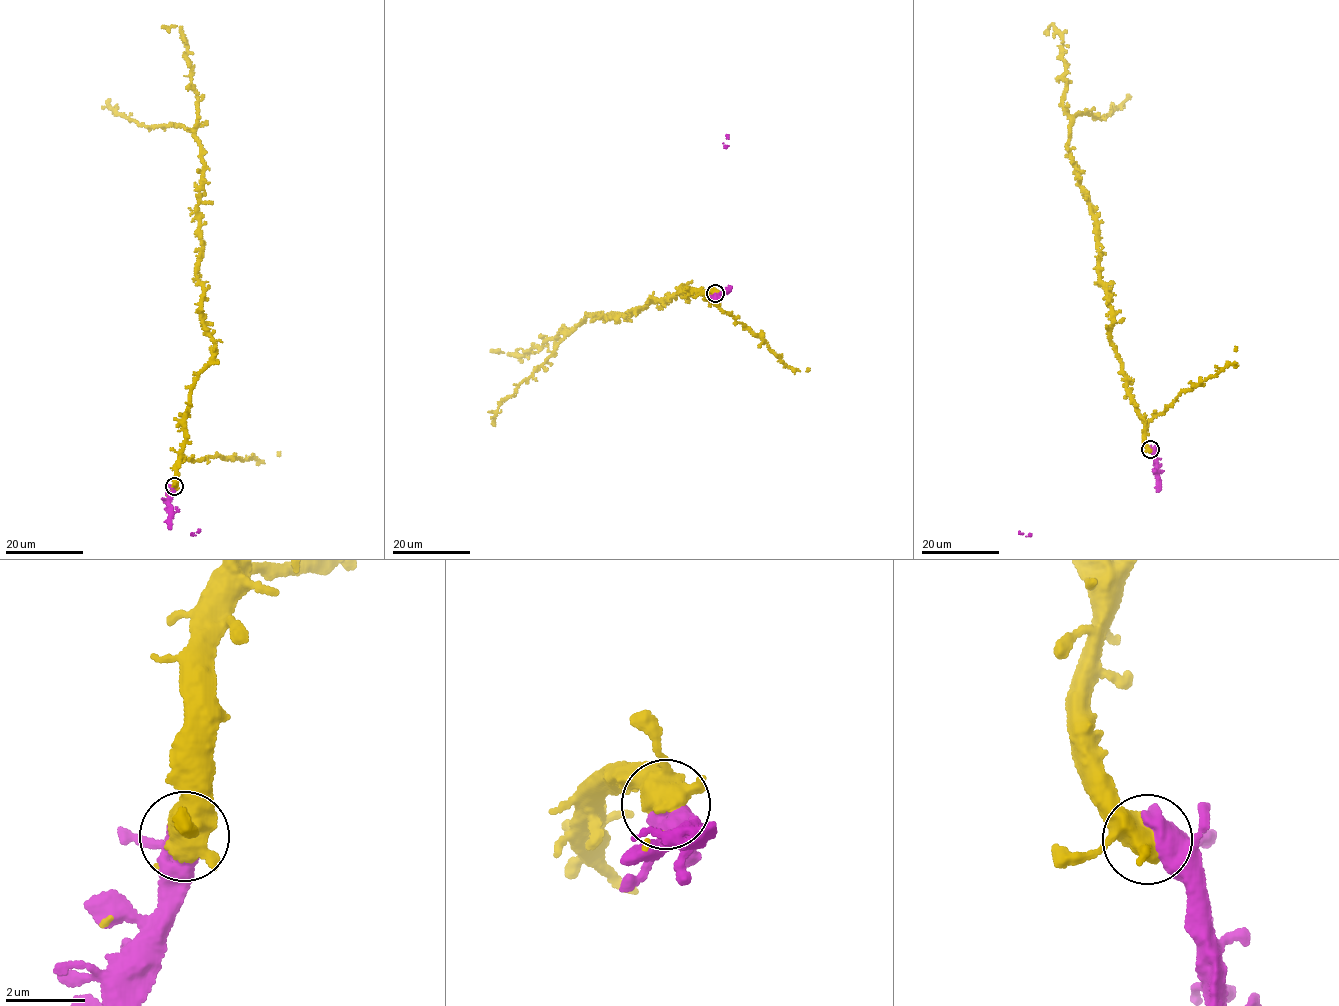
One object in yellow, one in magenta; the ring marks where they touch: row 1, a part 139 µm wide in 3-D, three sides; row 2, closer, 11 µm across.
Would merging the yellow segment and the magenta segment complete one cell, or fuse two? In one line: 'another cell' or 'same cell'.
same cell

